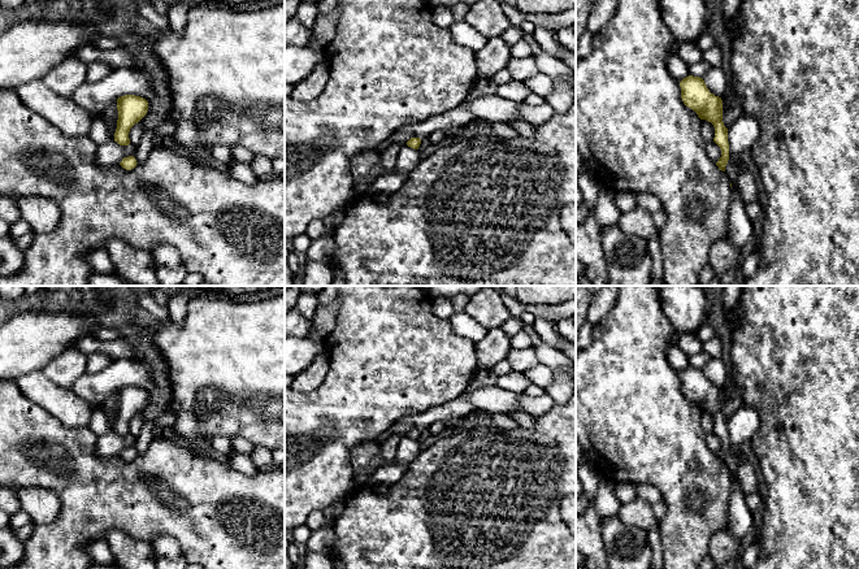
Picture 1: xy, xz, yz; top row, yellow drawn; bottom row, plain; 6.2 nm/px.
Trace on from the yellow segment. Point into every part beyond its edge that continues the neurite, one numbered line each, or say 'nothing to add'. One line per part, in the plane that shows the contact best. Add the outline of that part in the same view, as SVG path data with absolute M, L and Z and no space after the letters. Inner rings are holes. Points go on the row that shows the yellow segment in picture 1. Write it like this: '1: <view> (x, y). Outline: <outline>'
nothing to add

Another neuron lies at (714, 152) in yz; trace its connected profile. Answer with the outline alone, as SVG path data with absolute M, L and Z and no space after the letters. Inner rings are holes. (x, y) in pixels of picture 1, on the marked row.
M712 140L712 142L706 142L704 149L707 152L707 156L713 161L717 162L719 158L721 157L721 149L720 147Z

